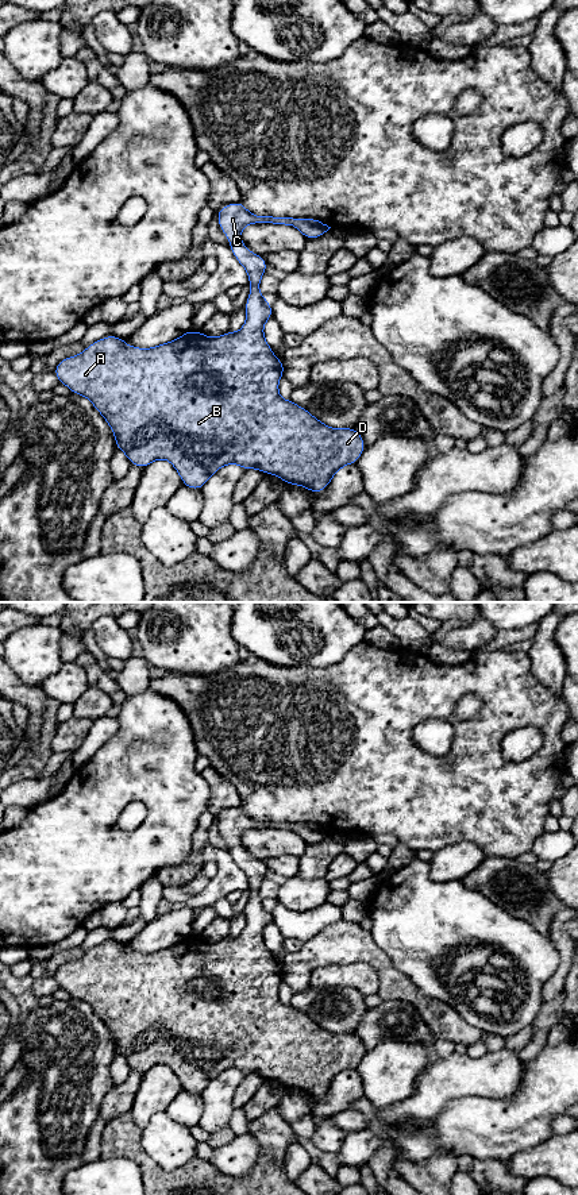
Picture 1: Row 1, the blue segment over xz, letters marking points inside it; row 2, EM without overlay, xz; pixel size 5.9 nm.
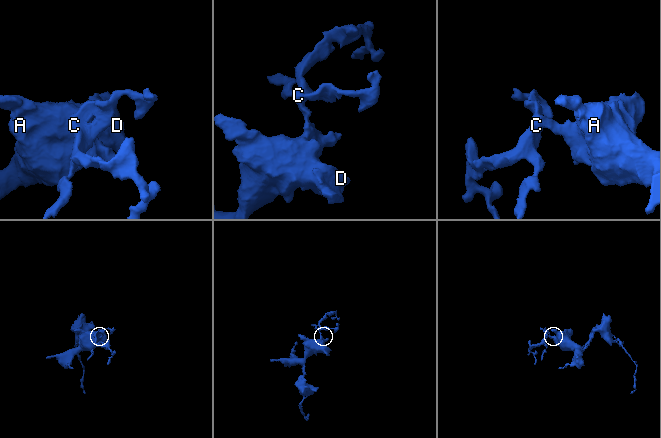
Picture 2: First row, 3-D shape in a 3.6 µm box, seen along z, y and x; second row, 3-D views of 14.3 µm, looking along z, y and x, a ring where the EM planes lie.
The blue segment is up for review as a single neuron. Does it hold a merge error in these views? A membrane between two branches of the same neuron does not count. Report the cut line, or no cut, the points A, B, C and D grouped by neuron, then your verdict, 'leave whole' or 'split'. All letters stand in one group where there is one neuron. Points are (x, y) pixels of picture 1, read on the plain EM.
no cut | A B C D | leave whole

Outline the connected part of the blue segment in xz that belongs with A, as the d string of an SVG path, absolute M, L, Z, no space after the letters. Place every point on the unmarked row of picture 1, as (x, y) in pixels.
M242 806L228 809L220 813L217 816L217 825L220 834L228 841L230 853L232 855L236 866L246 874L250 884L248 887L250 901L244 911L246 928L238 937L228 936L227 938L220 940L217 942L208 942L203 937L190 934L176 945L162 948L151 953L139 953L127 951L124 944L109 940L88 951L81 959L62 964L55 971L54 979L57 980L61 988L63 988L72 995L72 998L84 1001L90 1005L92 1010L109 1029L115 1040L116 1053L122 1055L131 1067L131 1069L134 1071L140 1071L144 1073L146 1071L158 1064L166 1064L174 1071L185 1091L188 1091L189 1094L200 1095L207 1088L209 1082L215 1079L220 1072L235 1068L243 1072L244 1075L258 1073L265 1079L275 1080L284 1084L286 1090L300 1090L307 1095L311 1095L312 1098L323 1096L331 1088L332 1082L343 1071L354 1069L358 1067L359 1061L362 1060L366 1052L365 1045L355 1033L340 1033L340 1034L331 1033L324 1028L321 1028L320 1025L317 1025L307 1014L301 1013L300 1010L294 1009L290 1005L282 1005L280 1002L278 986L281 982L284 982L285 970L271 957L271 952L267 949L265 944L263 930L270 922L273 922L273 913L259 897L259 887L262 880L266 878L267 867L262 861L246 853L244 848L242 847L240 839L242 834L248 829L273 828L292 830L297 833L307 844L313 844L323 841L331 832L328 832L327 829L324 829L317 824L258 821L248 817L242 809Z

